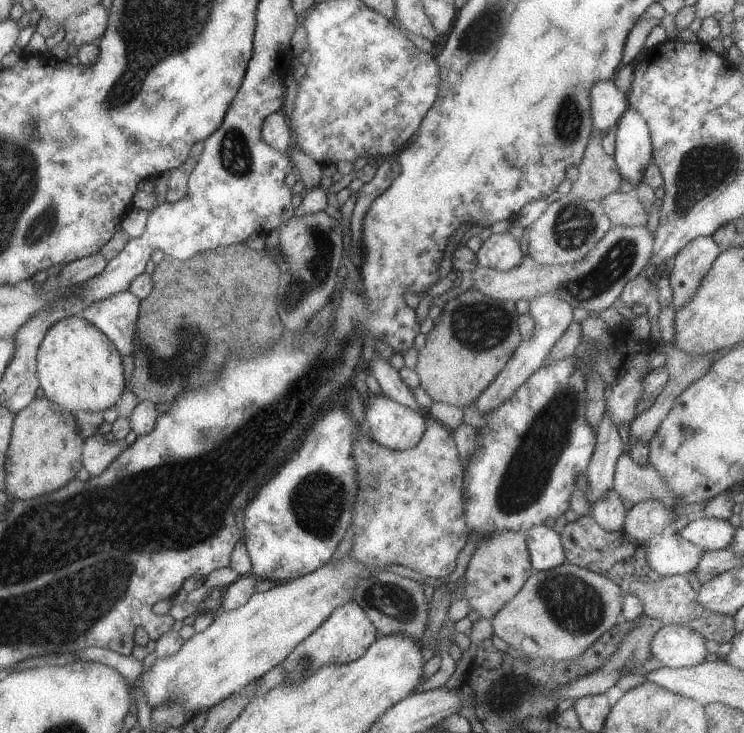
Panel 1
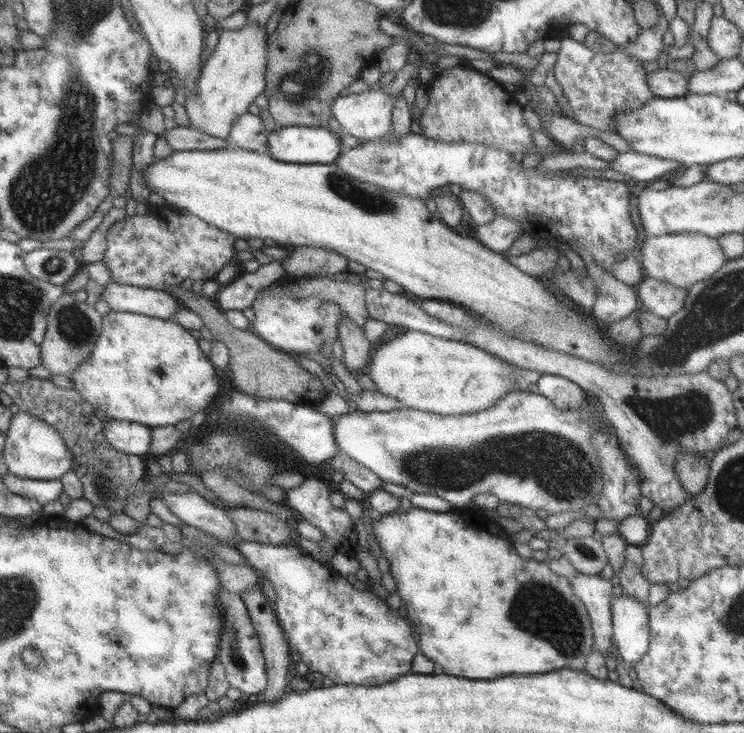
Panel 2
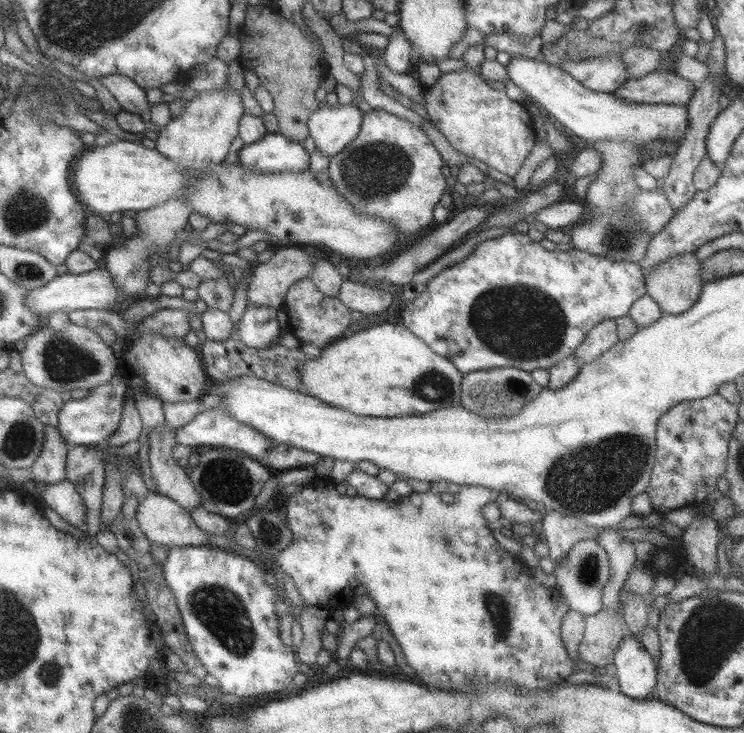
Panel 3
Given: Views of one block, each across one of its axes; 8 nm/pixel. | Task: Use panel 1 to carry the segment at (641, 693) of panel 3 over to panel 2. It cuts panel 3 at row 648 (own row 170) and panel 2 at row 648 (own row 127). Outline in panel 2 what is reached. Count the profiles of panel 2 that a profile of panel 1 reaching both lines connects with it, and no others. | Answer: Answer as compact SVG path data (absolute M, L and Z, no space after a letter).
M625 594L611 601L612 642L626 667L643 657L649 644L648 614L643 603Z

